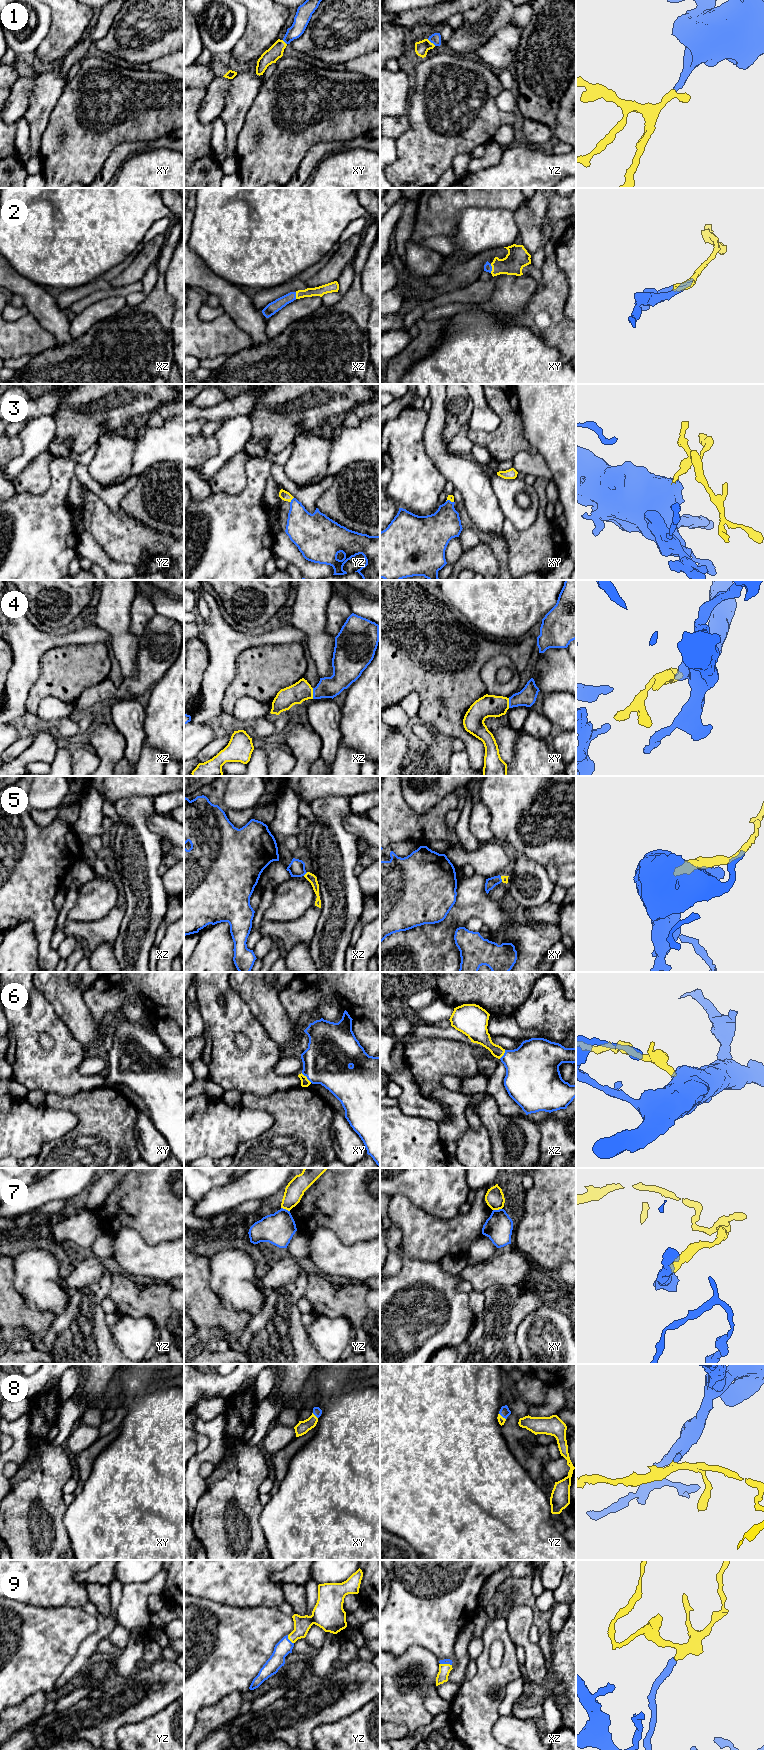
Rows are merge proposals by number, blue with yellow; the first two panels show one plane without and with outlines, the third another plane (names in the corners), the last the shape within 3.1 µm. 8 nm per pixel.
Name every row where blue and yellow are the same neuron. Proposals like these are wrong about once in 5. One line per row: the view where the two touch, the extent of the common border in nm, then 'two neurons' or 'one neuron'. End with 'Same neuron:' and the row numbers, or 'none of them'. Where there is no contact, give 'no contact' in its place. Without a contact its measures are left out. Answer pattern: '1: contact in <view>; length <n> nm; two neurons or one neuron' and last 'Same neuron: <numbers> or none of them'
1: contact in yz; length 90 nm; one neuron
2: contact in xy; length 70 nm; one neuron
3: contact in yz; length 50 nm; one neuron
4: contact in xz; length 90 nm; one neuron
5: contact in xz; length 50 nm; one neuron
6: contact in xy; length 120 nm; one neuron
7: contact in yz; length 80 nm; two neurons
8: contact in yz; length 80 nm; one neuron
9: contact in yz; length 90 nm; one neuron
Same neuron: 1, 2, 3, 4, 5, 6, 8, 9

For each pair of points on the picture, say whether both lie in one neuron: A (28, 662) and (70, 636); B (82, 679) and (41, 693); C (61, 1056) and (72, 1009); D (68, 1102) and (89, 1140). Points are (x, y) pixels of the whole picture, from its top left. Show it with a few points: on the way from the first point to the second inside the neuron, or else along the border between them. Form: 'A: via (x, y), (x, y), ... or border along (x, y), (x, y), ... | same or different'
A: via (36, 651), (48, 639), (59, 638) | same
B: via (72, 679), (59, 679), (51, 687) | same
C: border along (54, 1008), (71, 1034), (83, 1045) | different
D: via (78, 1109), (89, 1120), (89, 1130) | same

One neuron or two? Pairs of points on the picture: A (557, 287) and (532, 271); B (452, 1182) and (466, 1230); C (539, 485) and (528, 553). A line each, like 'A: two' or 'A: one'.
A: two
B: two
C: one

